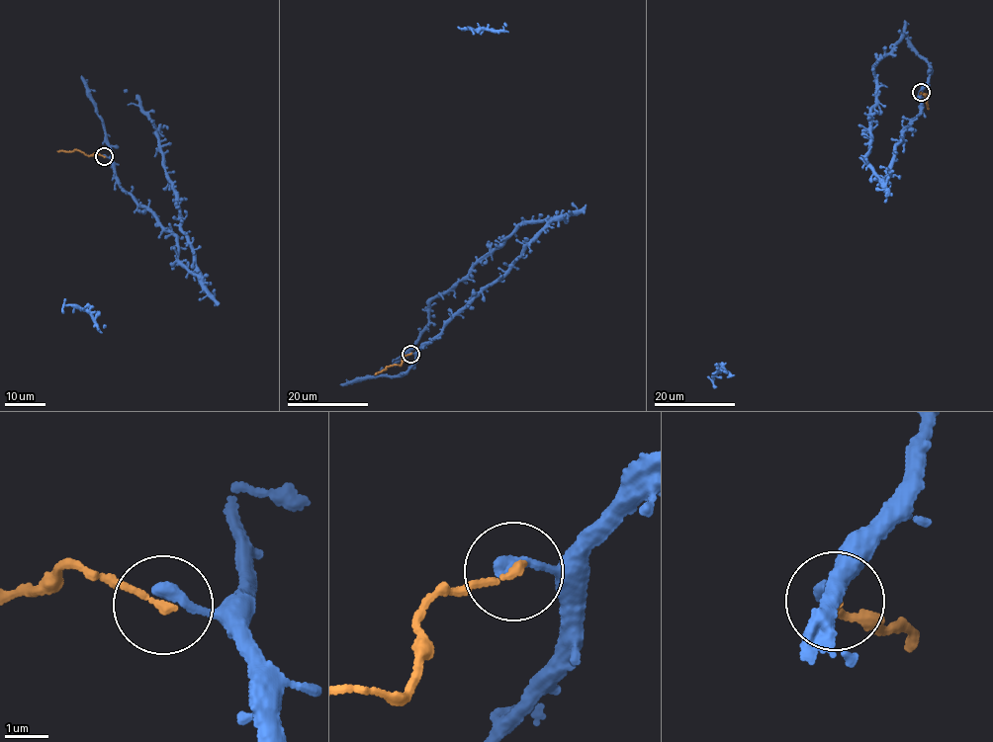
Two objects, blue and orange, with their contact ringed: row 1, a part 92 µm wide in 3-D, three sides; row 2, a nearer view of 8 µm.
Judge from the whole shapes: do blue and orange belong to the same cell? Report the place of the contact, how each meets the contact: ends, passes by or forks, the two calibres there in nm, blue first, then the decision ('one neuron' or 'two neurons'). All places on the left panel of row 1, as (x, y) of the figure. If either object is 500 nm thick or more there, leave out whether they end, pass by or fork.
at (104, 156); blue ends there; orange ends there; 320 nm thick on the blue side, 200 nm on the other; two neurons

